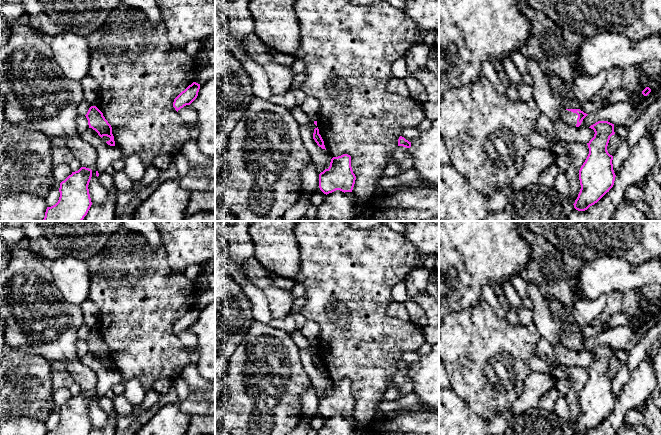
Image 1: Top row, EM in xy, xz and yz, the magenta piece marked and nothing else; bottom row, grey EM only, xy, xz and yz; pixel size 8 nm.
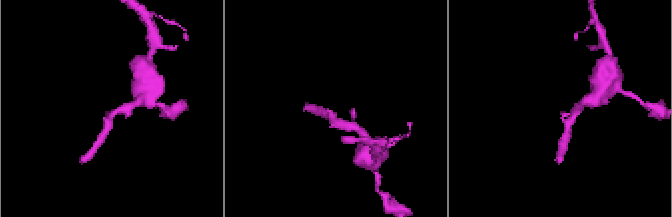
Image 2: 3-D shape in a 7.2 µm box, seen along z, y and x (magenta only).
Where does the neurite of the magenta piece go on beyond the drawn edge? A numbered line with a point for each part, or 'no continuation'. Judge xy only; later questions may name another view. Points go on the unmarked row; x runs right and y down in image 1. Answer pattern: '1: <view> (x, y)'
no continuation

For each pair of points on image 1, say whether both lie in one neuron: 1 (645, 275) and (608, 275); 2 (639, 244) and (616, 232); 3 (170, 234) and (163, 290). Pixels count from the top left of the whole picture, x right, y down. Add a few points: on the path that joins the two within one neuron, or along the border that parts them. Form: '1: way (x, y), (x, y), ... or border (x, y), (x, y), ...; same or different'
1: way (636, 275), (617, 275); same
2: way (633, 238), (627, 232), (622, 232); same
3: border (163, 246), (167, 263), (175, 271), (183, 272); different

